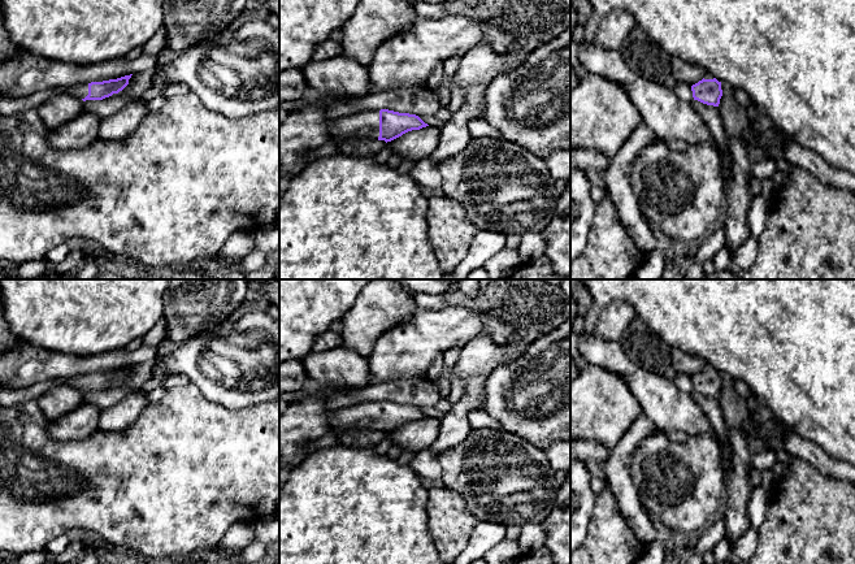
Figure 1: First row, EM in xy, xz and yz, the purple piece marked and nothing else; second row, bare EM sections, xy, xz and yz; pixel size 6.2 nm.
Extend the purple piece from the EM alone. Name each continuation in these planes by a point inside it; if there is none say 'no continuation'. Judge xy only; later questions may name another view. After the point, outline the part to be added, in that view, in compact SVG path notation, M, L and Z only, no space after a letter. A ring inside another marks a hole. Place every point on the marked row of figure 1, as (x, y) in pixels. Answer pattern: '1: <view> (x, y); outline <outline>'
1: xy (81, 91); outline M81 83L71 87L65 87L65 94L84 99L88 95L88 83Z

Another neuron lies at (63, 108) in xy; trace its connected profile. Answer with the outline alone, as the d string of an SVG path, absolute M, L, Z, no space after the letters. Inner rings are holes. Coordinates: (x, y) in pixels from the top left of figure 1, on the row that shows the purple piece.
M68 94L53 96L36 108L39 118L48 130L55 130L74 120L83 110L83 100Z

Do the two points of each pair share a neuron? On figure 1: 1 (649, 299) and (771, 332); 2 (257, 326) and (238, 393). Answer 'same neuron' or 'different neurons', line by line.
1: same neuron
2: same neuron

